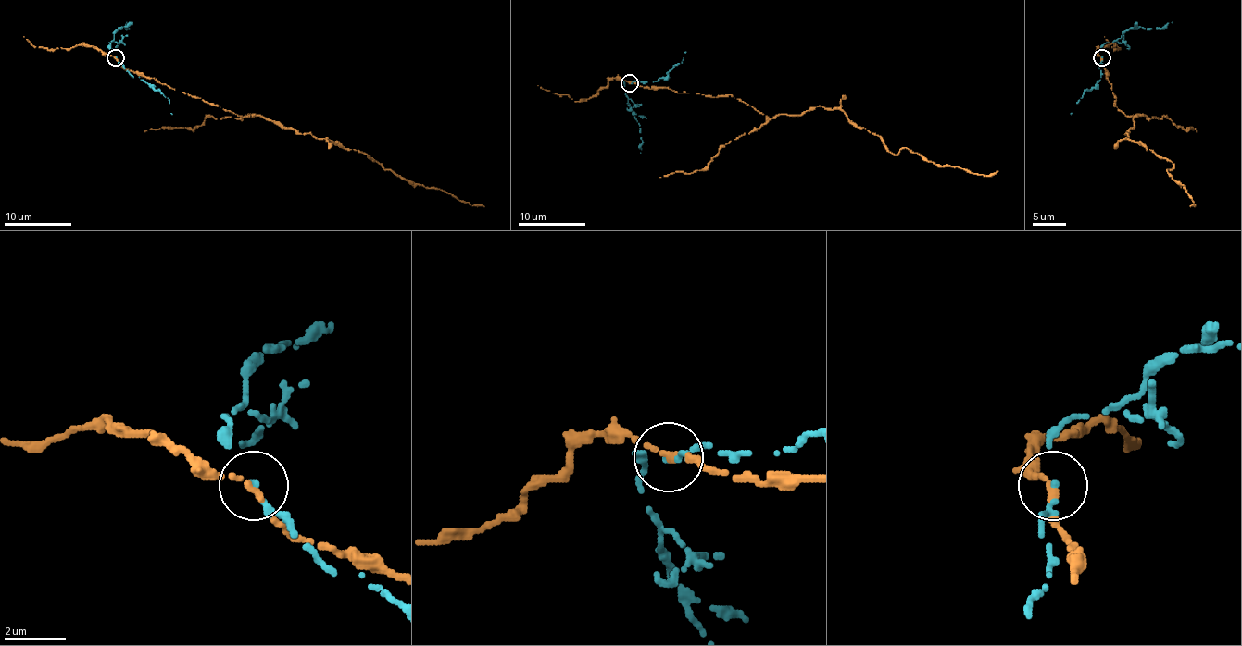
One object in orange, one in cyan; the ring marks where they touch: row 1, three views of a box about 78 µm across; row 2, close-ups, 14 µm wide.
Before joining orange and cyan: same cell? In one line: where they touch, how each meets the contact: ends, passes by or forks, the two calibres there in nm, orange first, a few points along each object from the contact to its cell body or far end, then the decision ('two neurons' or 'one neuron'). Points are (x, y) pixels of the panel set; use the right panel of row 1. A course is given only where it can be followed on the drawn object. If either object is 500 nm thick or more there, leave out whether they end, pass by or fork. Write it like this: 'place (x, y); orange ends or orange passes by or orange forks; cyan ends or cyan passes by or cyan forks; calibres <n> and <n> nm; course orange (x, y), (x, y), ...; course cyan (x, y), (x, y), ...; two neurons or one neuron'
place (1101, 57); orange passes by; cyan passes by; calibres 180 and 160 nm; course orange (1102, 58), (1114, 105), (1137, 115), (1127, 139), (1172, 164), (1166, 170), (1185, 188), (1195, 204), (1189, 206); course cyan (1102, 58), (1097, 83), (1090, 90), (1085, 90), (1070, 114); two neurons

